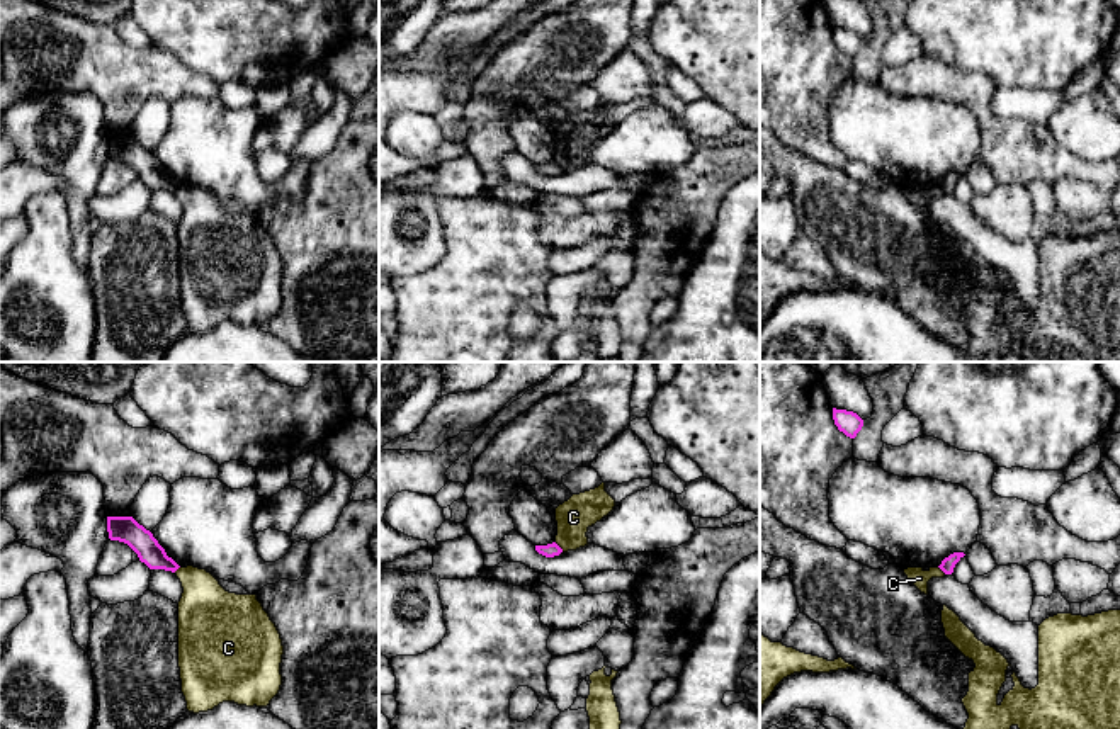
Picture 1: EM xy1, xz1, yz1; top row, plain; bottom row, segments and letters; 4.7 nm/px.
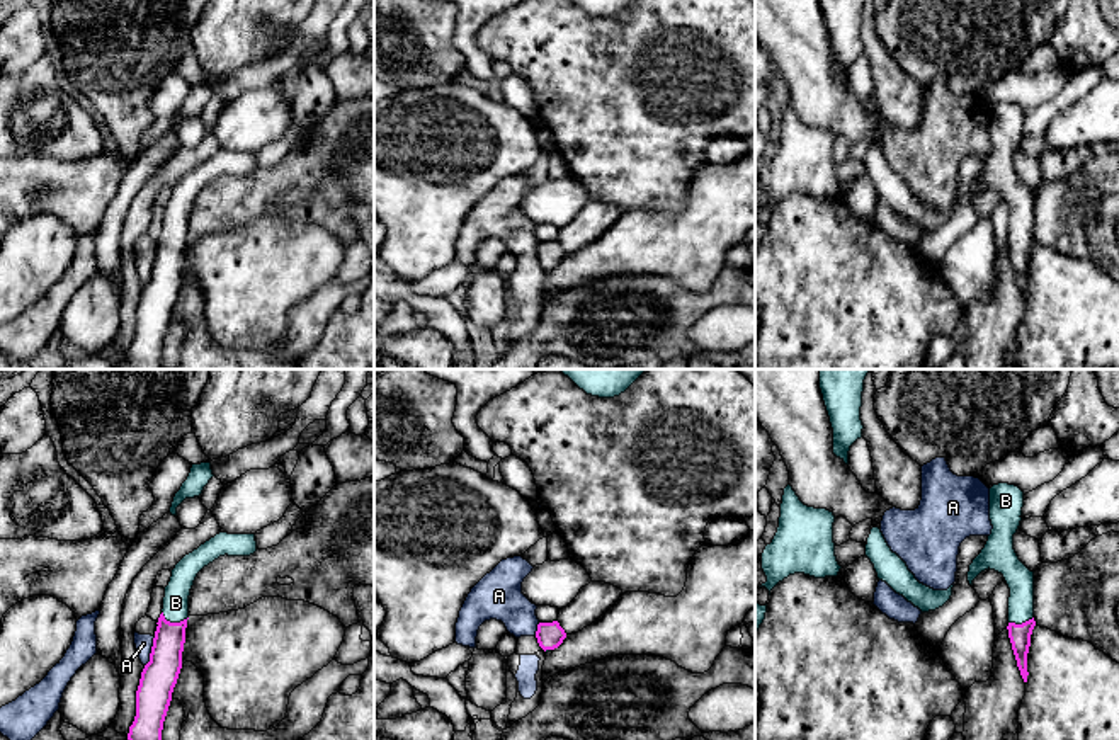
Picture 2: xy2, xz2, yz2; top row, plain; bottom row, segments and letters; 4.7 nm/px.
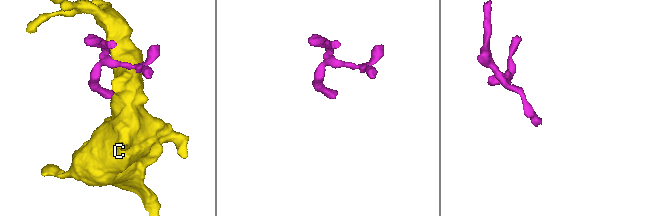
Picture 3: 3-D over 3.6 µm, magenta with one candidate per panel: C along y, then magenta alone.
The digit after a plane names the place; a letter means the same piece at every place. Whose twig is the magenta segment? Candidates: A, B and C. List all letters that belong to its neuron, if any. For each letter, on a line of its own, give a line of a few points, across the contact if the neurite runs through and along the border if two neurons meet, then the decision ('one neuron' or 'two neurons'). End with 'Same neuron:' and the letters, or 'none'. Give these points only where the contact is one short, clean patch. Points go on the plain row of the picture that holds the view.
A: line xy2 (155, 256), (150, 266), (150, 279), (145, 284); two neurons
B: line xy2 (160, 293), (174, 242), (176, 222); one neuron
C: line xz1 (554, 162), (563, 170); two neurons
Same neuron: B

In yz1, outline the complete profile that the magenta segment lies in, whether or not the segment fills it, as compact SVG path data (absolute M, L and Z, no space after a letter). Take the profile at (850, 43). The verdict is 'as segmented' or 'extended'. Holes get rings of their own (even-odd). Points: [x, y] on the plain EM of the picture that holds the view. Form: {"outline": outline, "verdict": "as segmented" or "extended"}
{"outline": "M833 27L833 39L838 49L850 58L855 58L863 46L863 39L857 32L846 29Z", "verdict": "as segmented"}

